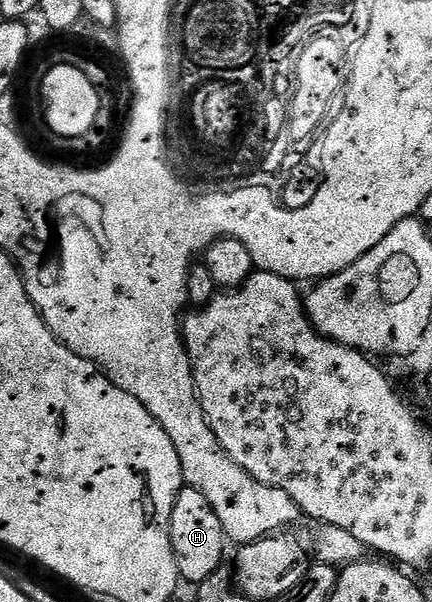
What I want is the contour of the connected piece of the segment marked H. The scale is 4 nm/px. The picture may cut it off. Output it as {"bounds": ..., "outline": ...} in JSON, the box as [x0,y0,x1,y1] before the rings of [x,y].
{"bounds":[171,485,227,584],"outline":[[[188,485],[181,488],[171,515],[171,539],[173,551],[177,554],[177,568],[186,584],[203,584],[214,573],[222,570],[224,563],[221,562],[225,559],[225,543],[227,544],[223,521],[211,507],[211,501],[207,501],[207,497],[199,493],[199,489]]]}

